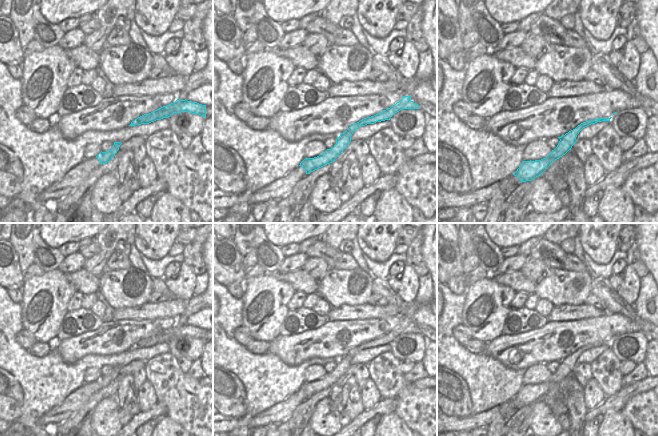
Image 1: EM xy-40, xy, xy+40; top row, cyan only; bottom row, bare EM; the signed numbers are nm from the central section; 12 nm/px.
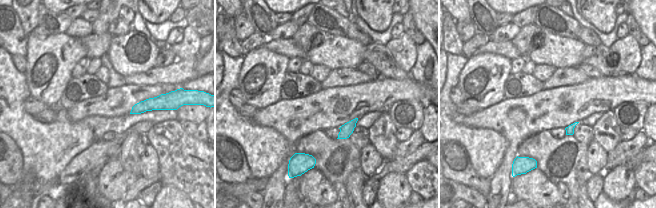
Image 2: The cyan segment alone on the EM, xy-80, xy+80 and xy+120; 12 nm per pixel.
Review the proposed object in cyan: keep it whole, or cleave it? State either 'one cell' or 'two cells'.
one cell

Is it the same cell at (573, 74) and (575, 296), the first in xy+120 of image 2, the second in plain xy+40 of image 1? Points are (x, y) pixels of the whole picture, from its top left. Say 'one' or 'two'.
two

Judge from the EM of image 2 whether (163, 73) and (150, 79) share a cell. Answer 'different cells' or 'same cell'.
same cell

